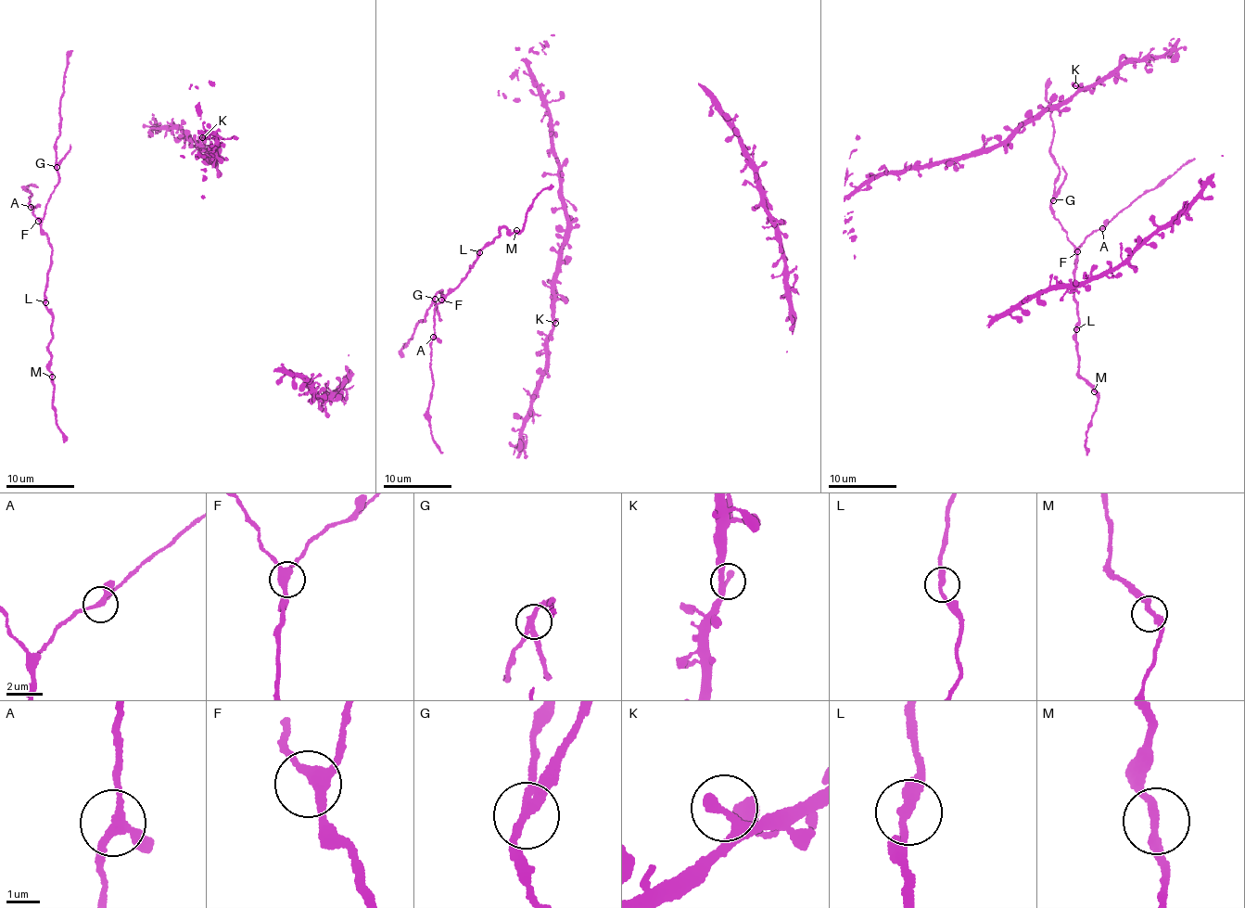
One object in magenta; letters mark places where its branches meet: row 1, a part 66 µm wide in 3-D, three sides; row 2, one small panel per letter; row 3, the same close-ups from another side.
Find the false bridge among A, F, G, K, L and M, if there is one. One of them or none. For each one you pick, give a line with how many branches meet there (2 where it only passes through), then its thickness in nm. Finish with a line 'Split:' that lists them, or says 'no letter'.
G: Branches: 3. Thickness 240 nm
Split: G

